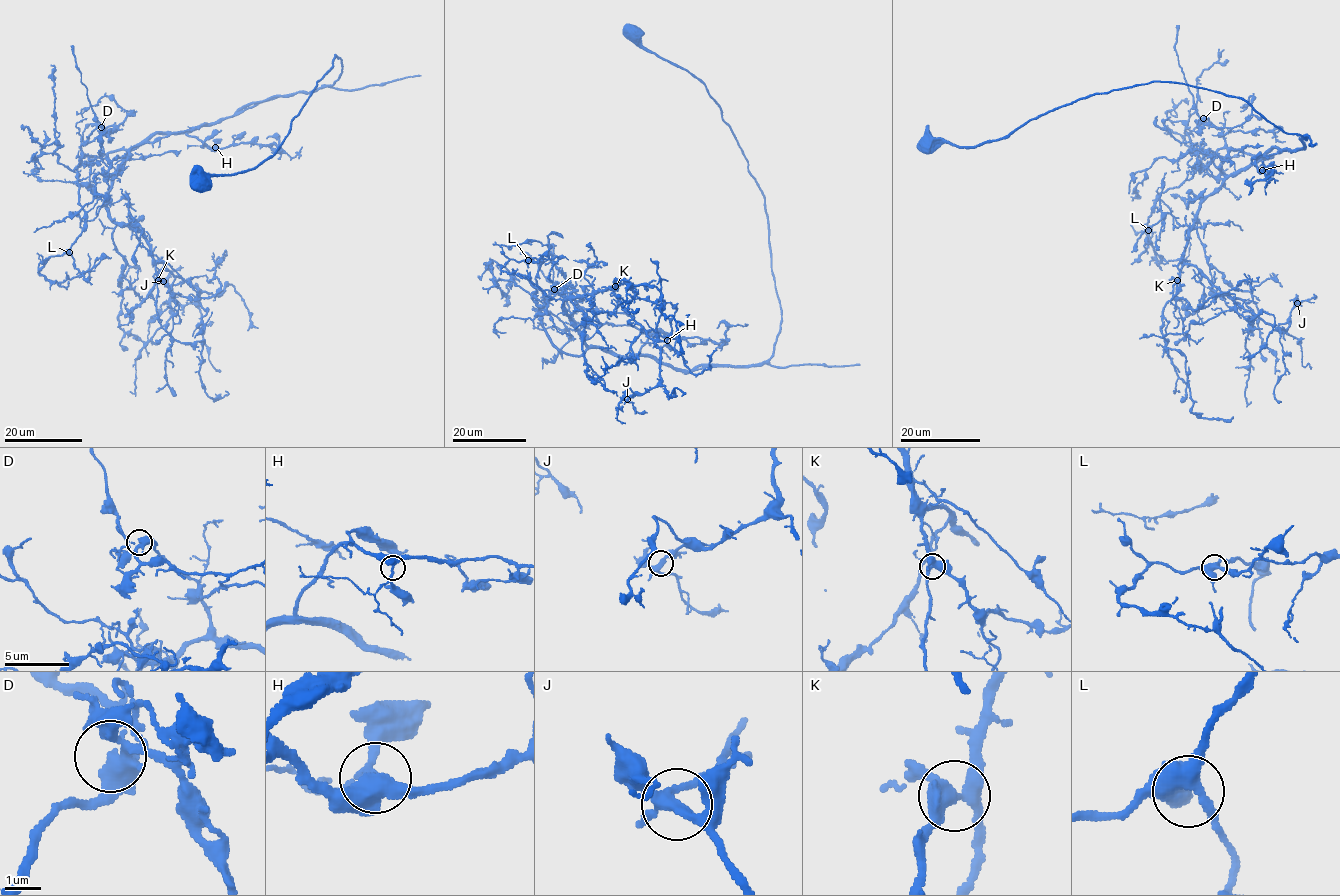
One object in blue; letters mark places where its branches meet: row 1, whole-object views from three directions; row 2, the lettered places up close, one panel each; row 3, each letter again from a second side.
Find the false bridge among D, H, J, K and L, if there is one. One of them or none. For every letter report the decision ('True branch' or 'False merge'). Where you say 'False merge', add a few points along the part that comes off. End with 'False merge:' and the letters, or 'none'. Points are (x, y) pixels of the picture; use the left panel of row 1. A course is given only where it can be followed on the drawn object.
D: True branch
H: True branch
J: True branch
K: True branch
L: True branch
False merge: none

